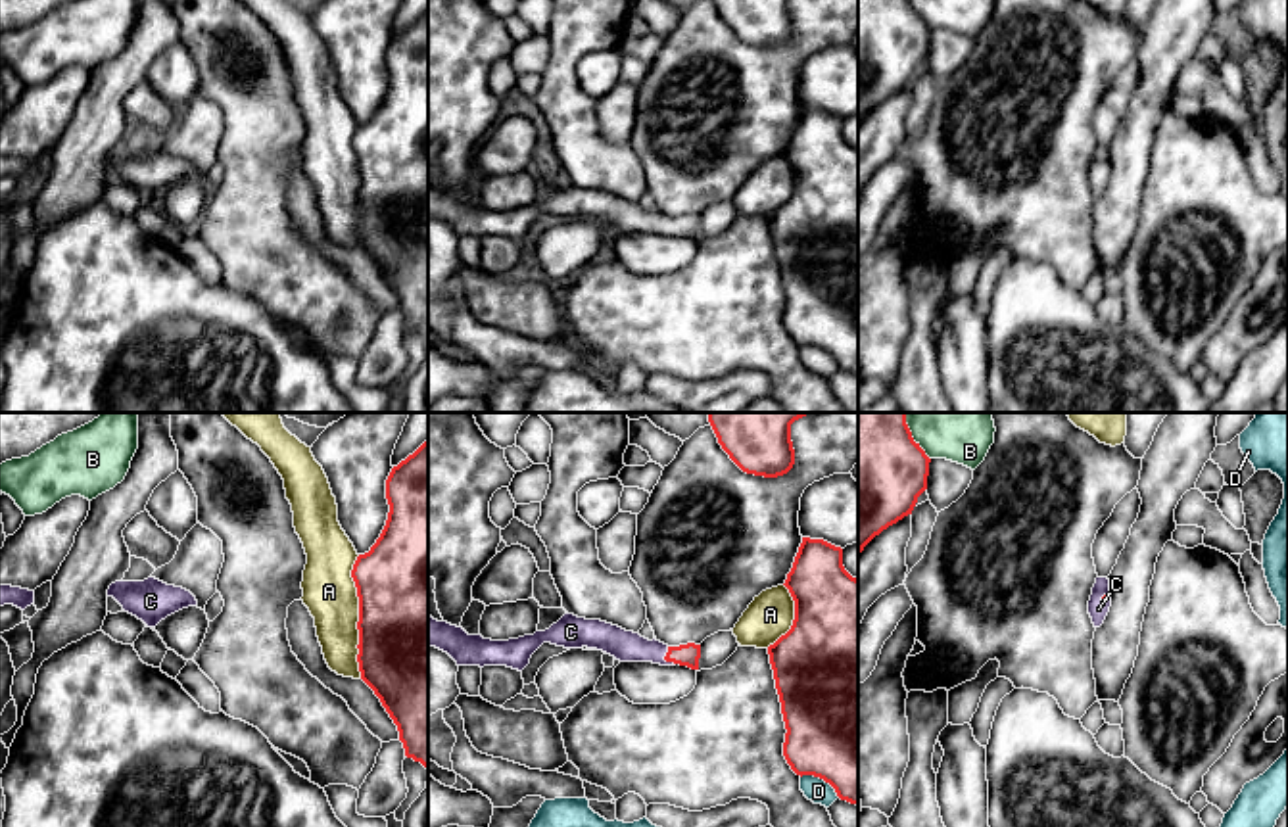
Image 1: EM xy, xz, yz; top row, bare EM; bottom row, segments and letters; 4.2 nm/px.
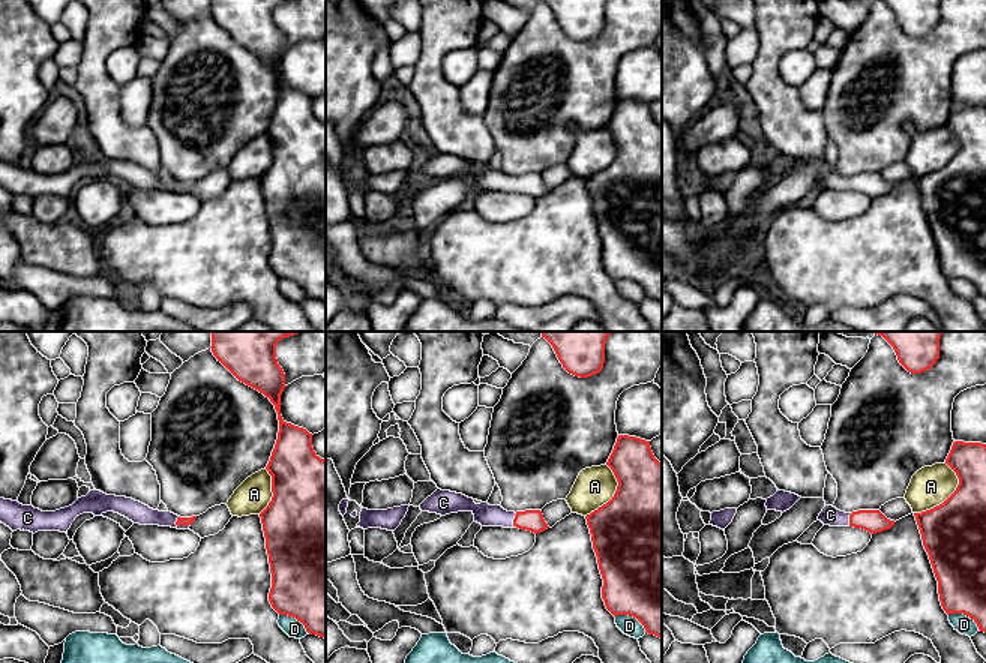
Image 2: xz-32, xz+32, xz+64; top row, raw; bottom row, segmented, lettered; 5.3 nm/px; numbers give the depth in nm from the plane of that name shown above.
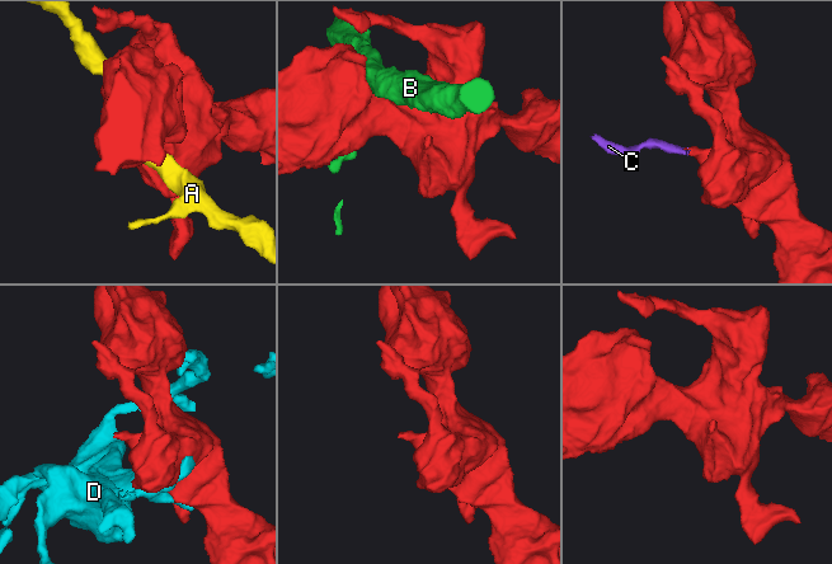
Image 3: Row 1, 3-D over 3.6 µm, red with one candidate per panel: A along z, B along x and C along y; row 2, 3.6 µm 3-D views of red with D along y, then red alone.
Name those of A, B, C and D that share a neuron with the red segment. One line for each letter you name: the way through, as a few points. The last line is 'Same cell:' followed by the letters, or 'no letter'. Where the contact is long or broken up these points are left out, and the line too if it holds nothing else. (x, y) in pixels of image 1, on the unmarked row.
C: across xz (688, 225), (665, 229), (655, 221), (624, 215)
Same cell: C

